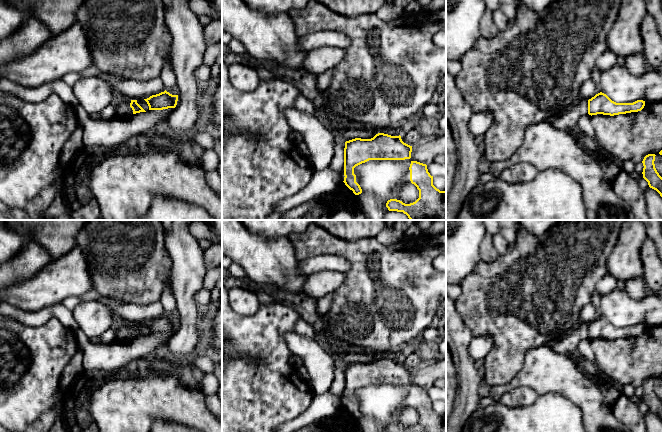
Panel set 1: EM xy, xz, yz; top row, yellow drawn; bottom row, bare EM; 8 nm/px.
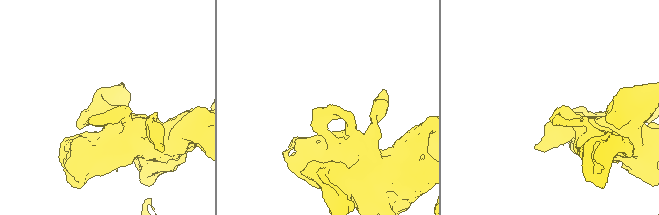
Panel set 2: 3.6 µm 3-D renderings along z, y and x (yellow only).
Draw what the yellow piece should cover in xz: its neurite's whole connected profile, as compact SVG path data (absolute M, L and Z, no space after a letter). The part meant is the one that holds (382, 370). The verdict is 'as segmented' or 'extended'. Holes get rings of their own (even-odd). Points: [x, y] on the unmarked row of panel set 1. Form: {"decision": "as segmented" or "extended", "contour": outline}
{"decision": "as segmented", "contour": "M378 357L371 363L355 362L345 366L344 372L344 407L355 419L362 417L360 409L356 406L354 392L369 384L405 384L411 382L412 370L404 367L401 360L391 360Z"}

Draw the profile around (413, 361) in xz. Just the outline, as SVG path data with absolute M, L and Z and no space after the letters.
M421 352L412 353L405 358L400 359L404 367L414 370L421 367L424 364L424 357Z

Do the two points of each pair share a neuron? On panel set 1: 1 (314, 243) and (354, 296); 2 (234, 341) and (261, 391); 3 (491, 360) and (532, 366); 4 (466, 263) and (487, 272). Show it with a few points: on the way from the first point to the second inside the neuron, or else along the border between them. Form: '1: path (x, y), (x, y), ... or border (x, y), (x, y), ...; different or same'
1: path (333, 245), (342, 248), (355, 261), (355, 277); same
2: path (248, 348), (261, 361), (261, 377); same
3: border (537, 346), (526, 352), (522, 368), (507, 382); different
4: border (480, 260), (474, 269), (459, 283); different

